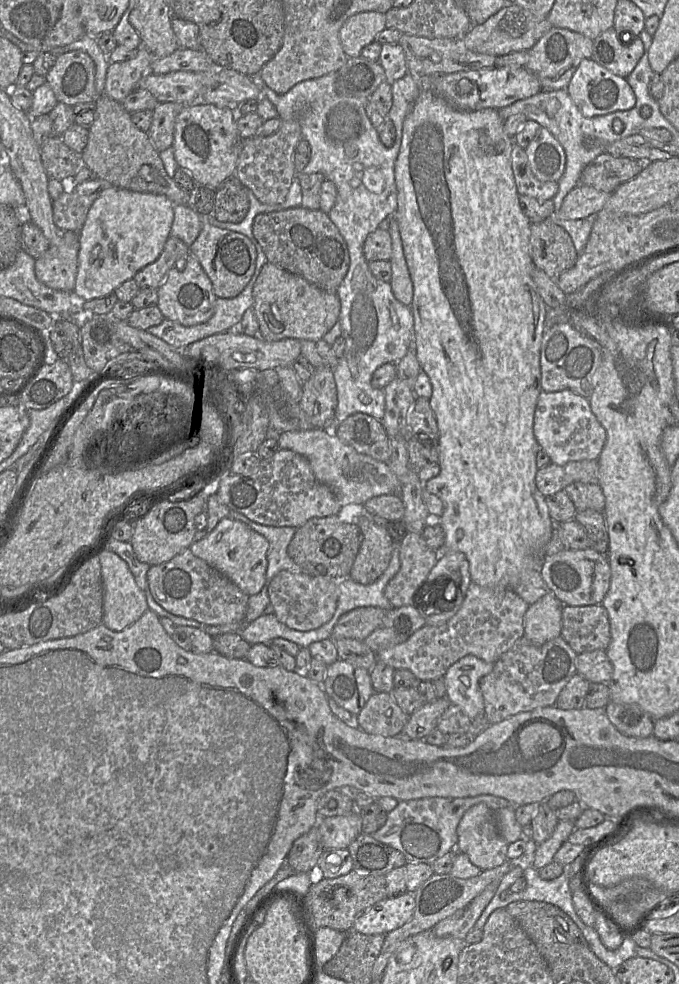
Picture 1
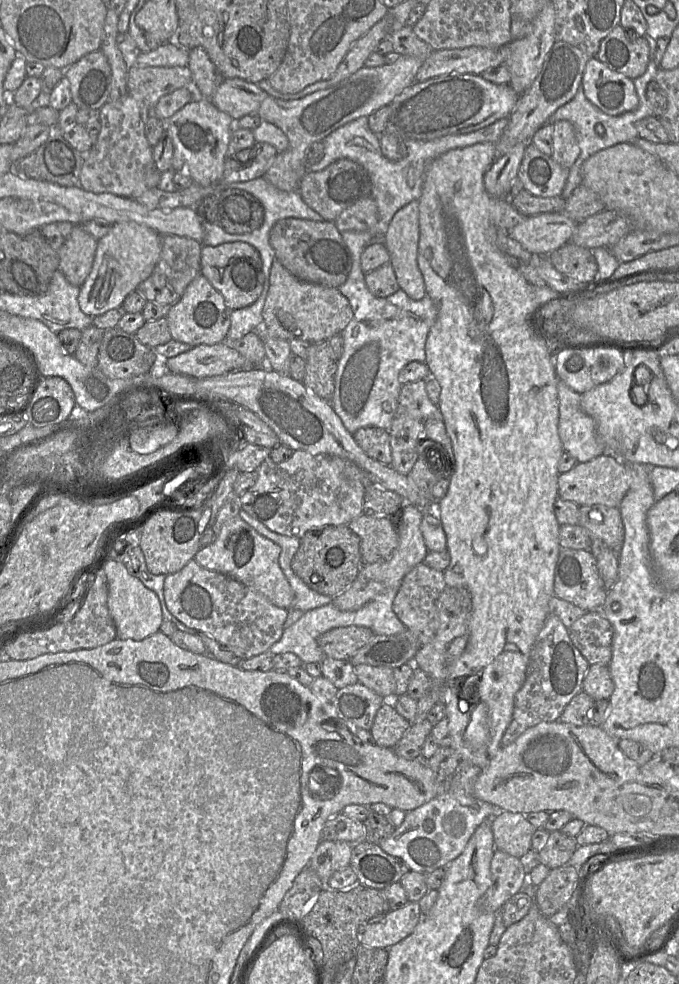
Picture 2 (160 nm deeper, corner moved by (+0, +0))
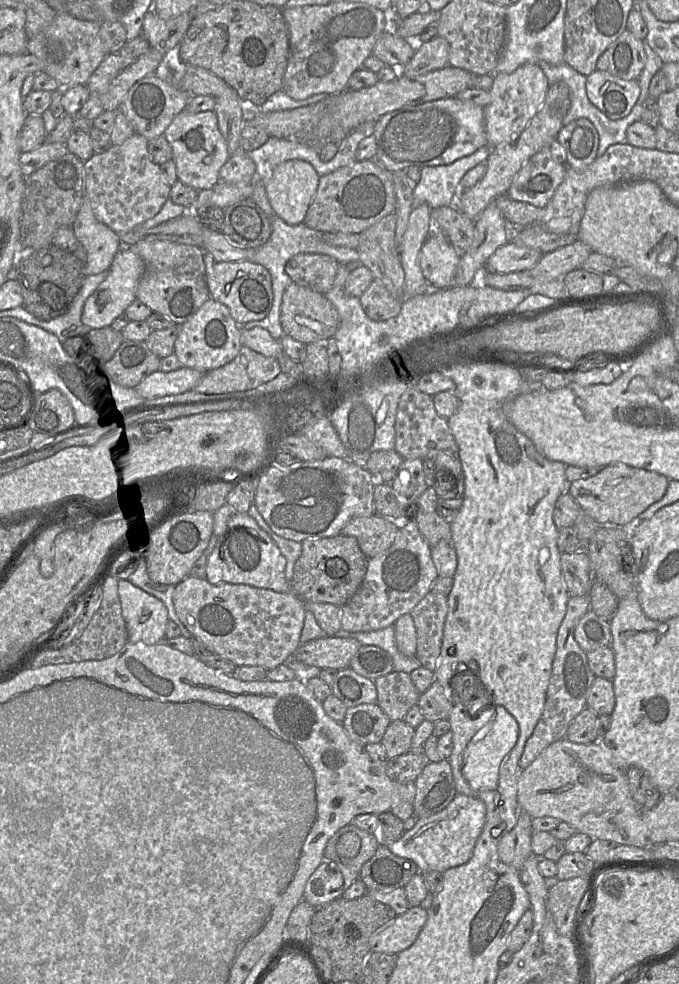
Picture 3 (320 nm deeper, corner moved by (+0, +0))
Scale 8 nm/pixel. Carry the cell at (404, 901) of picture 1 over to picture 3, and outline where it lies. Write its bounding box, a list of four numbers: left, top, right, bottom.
[369,906,427,954]

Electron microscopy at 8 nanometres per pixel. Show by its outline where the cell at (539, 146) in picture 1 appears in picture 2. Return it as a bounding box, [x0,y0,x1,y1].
[551,121,580,169]

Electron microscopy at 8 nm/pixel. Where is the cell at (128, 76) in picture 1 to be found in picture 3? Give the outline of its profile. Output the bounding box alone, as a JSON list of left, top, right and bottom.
[84,133,170,234]

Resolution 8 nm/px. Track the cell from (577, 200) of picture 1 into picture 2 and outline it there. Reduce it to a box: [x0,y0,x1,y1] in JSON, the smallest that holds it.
[508,211,577,256]

